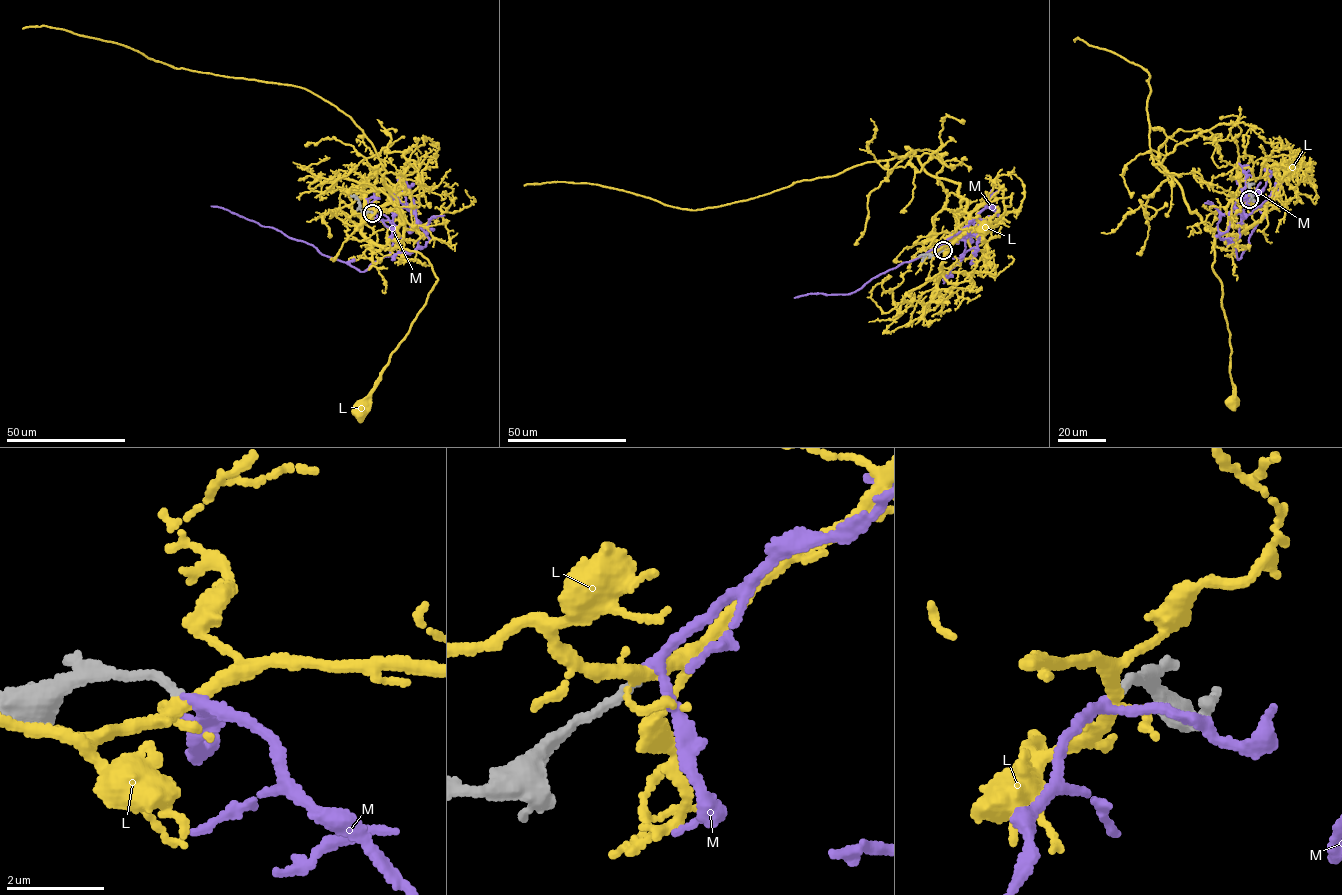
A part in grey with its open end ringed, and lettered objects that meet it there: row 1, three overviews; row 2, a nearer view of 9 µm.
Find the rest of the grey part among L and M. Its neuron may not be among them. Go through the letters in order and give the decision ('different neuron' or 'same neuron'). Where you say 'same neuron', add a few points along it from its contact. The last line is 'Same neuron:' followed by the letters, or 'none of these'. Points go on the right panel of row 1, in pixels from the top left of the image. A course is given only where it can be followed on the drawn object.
L: different neuron
M: same neuron; it runs (1249, 200), (1243, 209), (1240, 236), (1232, 243), (1238, 259), (1248, 245), (1252, 231), (1264, 218), (1252, 200)
Same neuron: M

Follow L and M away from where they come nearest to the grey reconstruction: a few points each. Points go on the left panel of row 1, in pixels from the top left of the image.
L: (372, 213), (400, 210), (403, 240), (398, 245), (420, 253), (437, 280), (361, 413)
M: (372, 213), (391, 229), (393, 245), (389, 255), (362, 271), (273, 228), (211, 206)

